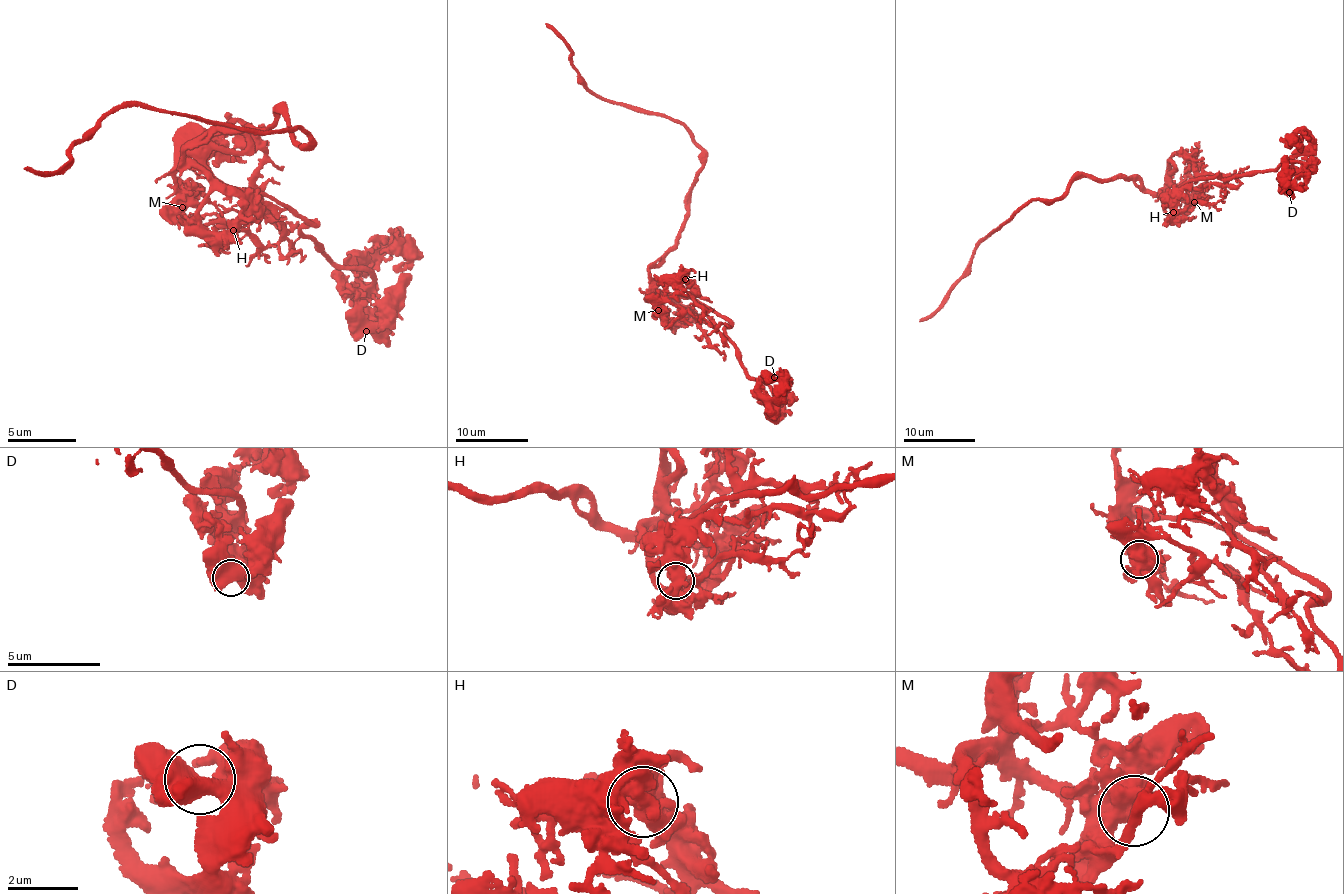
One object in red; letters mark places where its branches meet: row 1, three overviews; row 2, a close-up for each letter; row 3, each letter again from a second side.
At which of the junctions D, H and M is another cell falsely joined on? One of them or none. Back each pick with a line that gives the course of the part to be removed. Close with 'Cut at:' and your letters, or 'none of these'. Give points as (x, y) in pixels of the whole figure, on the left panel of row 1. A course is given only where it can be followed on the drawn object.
Cut at: none of these

